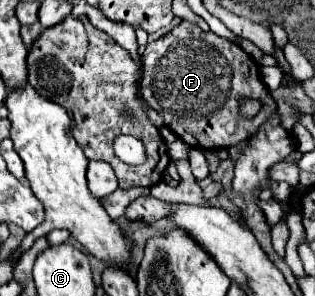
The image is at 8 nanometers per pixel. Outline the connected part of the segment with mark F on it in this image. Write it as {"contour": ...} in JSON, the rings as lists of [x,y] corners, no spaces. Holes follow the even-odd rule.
{"contour":[[[181,22],[163,38],[147,44],[143,52],[143,80],[141,94],[145,102],[163,116],[165,126],[185,144],[193,148],[231,148],[247,140],[251,132],[267,118],[267,112],[275,112],[277,104],[269,96],[261,82],[257,62],[239,46],[223,40],[213,32],[203,32],[199,26]],[[225,82],[229,90],[225,94]],[[239,98],[255,98],[265,102],[263,110],[253,118],[239,114]]]}

